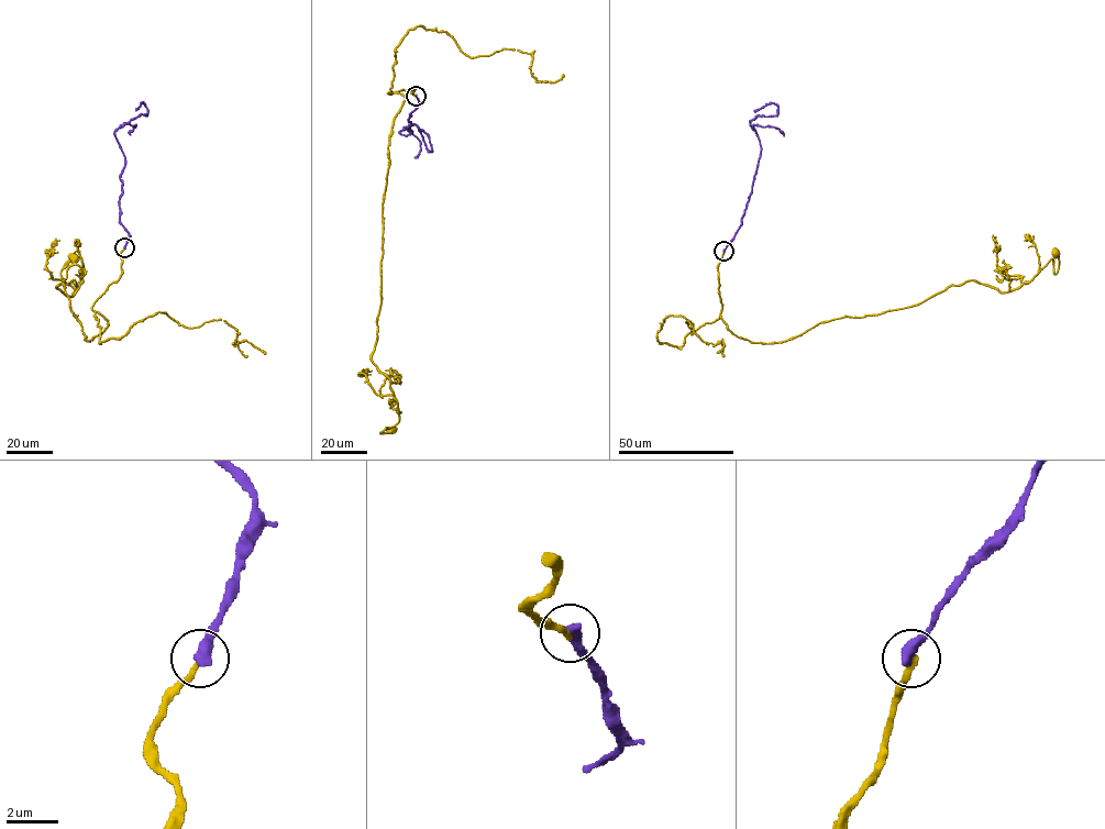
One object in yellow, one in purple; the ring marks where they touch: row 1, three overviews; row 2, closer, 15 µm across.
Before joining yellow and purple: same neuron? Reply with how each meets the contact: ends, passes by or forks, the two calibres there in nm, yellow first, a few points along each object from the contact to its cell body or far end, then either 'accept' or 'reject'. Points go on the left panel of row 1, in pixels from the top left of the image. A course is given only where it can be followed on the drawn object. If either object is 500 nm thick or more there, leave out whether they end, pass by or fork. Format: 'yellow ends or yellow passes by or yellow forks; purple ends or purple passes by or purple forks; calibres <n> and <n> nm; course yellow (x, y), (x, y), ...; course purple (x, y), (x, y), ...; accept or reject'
yellow ends; purple ends; calibres 240 and 480 nm; course yellow (124, 247), (92, 308), (108, 325), (87, 341), (56, 287), (78, 287), (76, 264), (61, 274), (74, 258); course purple (124, 247), (129, 233), (119, 216), (120, 174), (124, 156), (114, 131), (147, 113), (143, 102), (135, 110); reject

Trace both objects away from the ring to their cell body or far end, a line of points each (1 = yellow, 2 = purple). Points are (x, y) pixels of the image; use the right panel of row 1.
1: (724, 251), (722, 320), (765, 343), (913, 307), (969, 280), (1010, 291), (1051, 258), (1057, 272), (1056, 253)
2: (724, 251), (741, 224), (758, 164), (761, 147), (750, 122), (774, 115), (777, 106), (770, 102), (754, 111)

